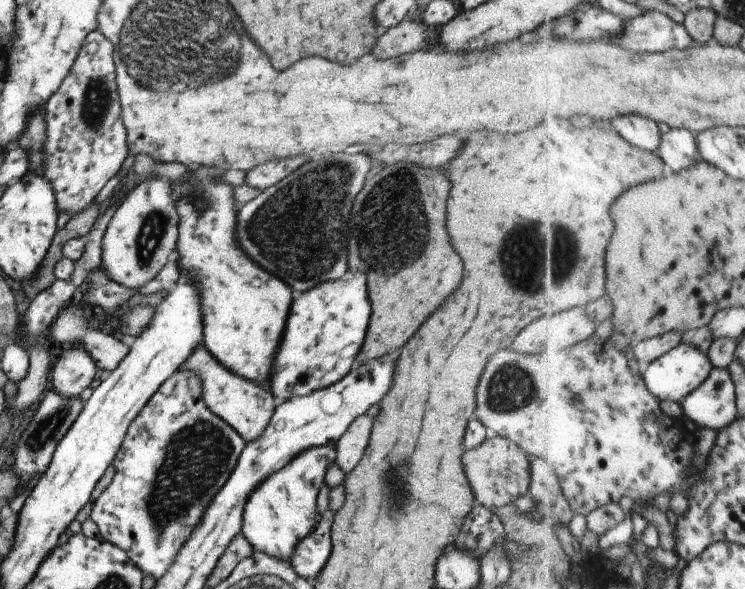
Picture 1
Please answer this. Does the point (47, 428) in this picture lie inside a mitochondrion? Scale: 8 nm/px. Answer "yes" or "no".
yes

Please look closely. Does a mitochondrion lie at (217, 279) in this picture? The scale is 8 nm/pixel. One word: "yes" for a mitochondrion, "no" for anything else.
no

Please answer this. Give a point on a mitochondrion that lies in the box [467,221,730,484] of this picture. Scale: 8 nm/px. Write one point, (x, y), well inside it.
(511, 388)

